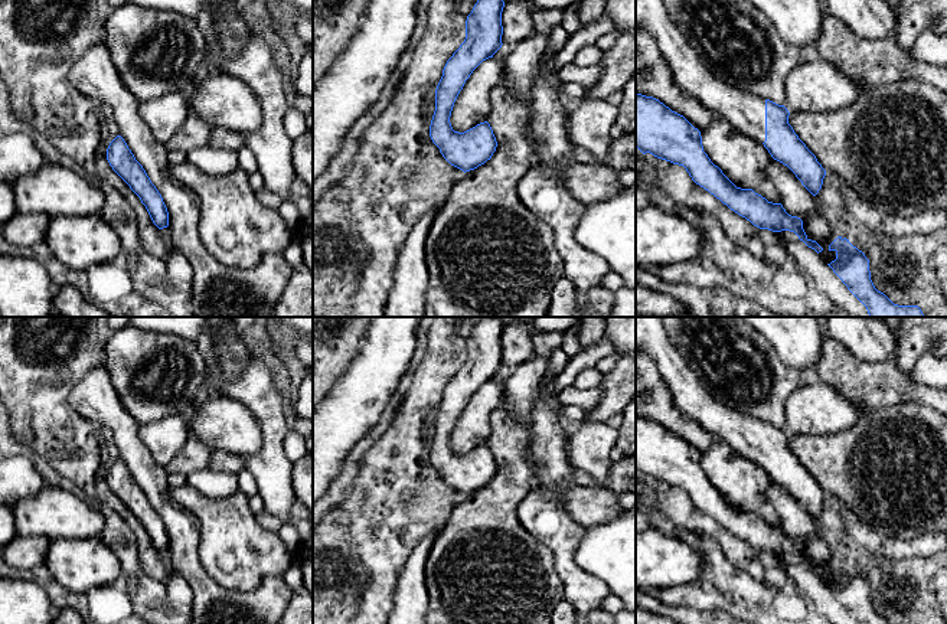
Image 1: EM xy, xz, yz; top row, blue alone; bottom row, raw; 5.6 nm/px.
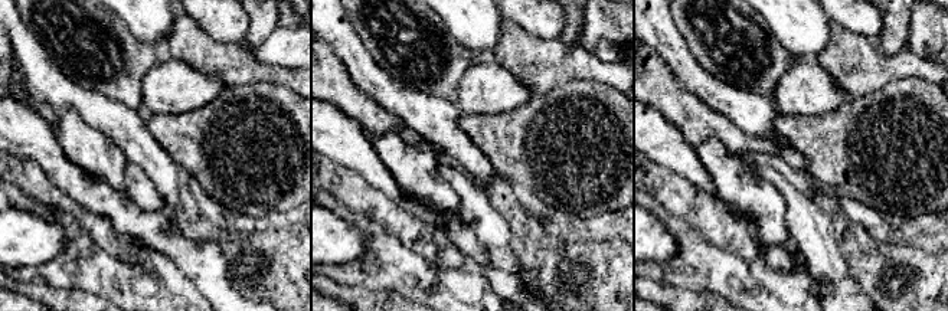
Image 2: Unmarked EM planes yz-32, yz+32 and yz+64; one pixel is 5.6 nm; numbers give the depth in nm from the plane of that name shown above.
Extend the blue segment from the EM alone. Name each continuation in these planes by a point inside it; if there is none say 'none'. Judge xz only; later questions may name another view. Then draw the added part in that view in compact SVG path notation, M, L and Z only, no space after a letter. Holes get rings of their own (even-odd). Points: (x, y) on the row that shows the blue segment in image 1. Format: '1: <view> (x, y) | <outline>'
none

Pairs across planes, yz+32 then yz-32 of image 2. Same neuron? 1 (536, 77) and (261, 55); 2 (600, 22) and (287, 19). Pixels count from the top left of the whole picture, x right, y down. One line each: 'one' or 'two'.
1: two
2: two

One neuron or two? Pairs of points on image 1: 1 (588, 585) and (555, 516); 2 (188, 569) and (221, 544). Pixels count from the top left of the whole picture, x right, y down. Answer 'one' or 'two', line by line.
1: one
2: two

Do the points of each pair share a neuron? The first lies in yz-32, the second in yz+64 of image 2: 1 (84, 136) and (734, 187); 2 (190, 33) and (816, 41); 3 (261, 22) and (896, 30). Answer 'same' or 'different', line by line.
1: same
2: different
3: different

